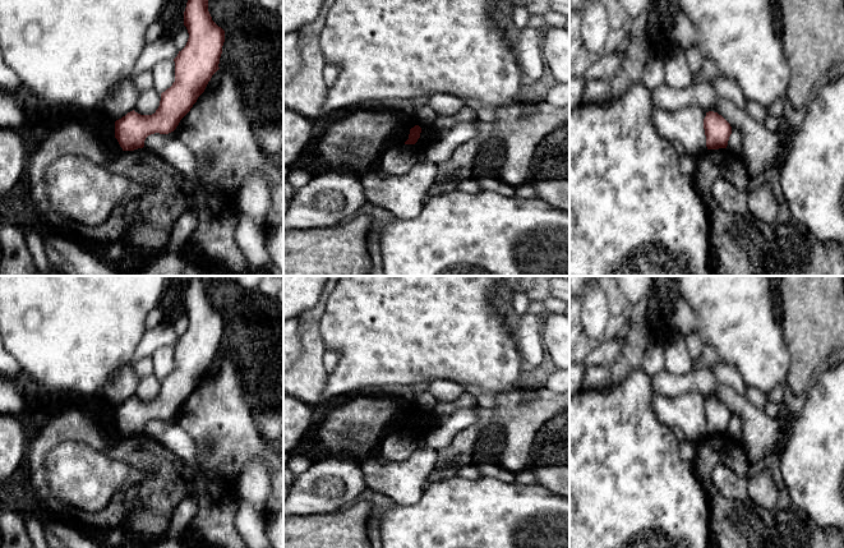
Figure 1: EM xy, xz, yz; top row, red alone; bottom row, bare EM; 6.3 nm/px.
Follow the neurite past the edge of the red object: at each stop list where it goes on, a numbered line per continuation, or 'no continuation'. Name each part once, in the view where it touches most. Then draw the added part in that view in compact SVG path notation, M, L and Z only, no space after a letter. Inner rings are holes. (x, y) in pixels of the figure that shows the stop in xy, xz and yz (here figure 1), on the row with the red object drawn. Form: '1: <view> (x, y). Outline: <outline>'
no continuation

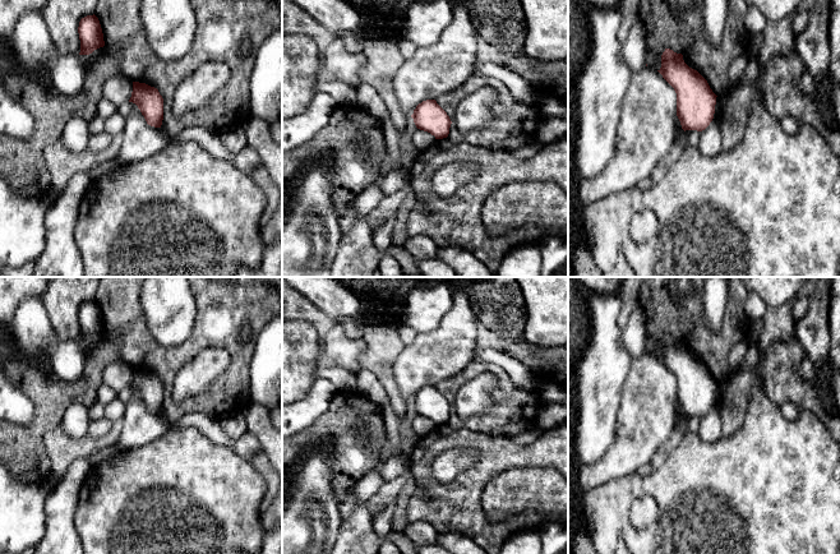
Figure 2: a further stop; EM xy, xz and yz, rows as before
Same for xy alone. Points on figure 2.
no continuation

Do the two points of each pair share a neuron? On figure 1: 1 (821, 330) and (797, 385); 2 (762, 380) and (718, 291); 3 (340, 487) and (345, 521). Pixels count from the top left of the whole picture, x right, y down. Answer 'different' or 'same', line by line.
1: same
2: same
3: different

